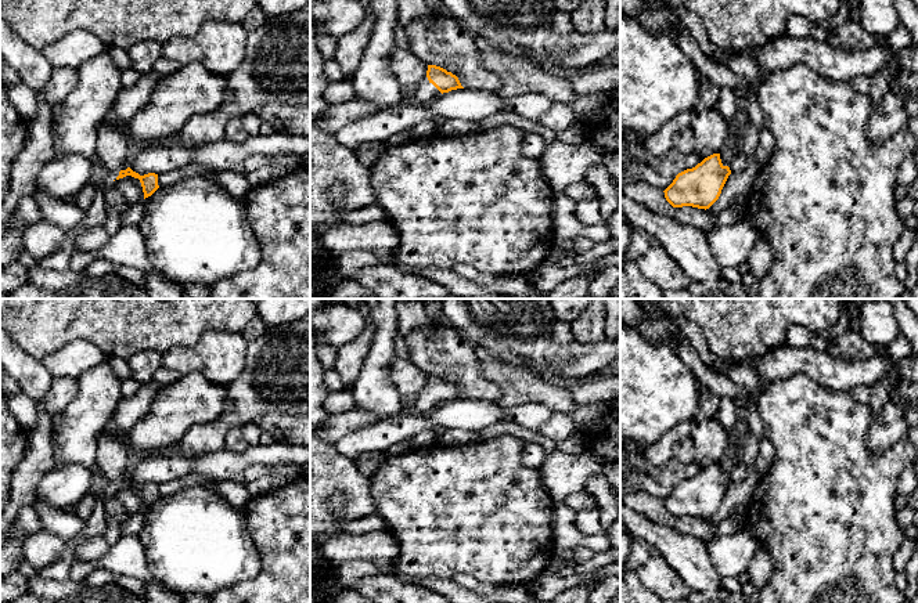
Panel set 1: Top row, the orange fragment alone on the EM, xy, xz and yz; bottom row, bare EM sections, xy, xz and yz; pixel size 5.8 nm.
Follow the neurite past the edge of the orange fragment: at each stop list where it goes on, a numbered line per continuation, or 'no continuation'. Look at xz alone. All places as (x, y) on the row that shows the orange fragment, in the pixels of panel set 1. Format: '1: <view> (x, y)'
1: xz (425, 93)

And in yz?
1: yz (733, 145)

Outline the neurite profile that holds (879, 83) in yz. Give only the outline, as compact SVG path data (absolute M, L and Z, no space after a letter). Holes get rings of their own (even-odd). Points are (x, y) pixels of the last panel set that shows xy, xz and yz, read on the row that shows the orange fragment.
M890 62L886 65L885 72L876 72L870 77L870 98L872 101L879 101L885 93L890 90L890 82L897 77L897 75L903 69L894 64Z

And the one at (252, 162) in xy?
M251 155L245 160L240 162L233 170L241 174L246 174L260 167L262 165L264 165L264 162L266 162L266 158L262 155Z

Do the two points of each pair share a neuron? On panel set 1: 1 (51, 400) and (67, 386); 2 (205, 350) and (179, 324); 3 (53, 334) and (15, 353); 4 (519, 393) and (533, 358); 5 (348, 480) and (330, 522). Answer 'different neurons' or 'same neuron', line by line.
1: same neuron
2: different neurons
3: different neurons
4: different neurons
5: same neuron

